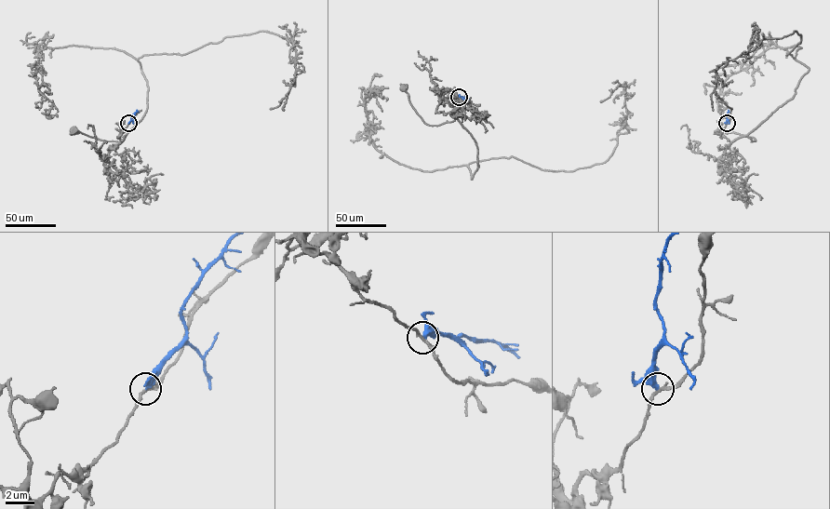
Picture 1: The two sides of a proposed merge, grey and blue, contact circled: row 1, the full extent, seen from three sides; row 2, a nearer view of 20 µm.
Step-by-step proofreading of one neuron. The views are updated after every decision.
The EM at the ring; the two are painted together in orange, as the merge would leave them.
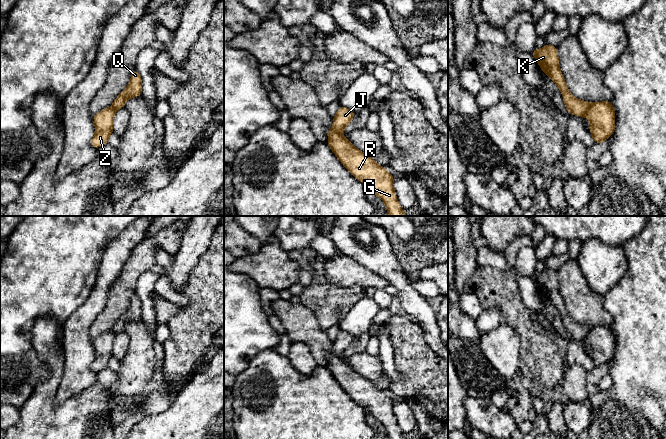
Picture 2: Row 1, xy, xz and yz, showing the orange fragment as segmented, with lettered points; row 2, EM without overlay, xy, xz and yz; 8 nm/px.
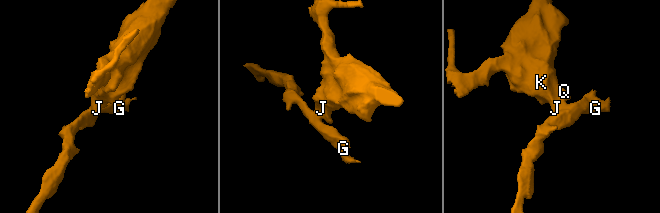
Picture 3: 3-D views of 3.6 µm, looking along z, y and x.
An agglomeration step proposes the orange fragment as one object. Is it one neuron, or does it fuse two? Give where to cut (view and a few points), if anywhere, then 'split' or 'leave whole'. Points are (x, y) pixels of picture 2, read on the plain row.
yz (593, 327), (582, 339) | split

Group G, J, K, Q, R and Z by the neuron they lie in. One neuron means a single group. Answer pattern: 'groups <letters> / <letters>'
groups G R Z / J K Q

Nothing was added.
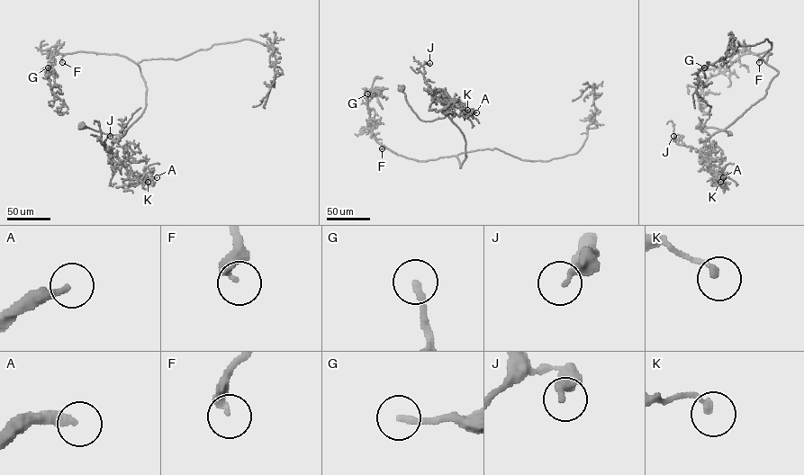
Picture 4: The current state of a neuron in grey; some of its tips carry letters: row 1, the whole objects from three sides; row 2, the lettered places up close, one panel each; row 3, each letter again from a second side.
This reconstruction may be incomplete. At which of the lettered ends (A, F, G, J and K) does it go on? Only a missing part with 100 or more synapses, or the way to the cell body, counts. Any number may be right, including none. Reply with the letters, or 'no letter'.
A

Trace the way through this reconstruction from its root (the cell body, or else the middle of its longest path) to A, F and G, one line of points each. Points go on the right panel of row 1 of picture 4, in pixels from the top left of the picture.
A: (700, 126), (731, 133), (717, 131), (702, 148), (714, 174), (723, 177)
F: (700, 126), (731, 135), (725, 129), (764, 97), (778, 72), (766, 63), (770, 52), (757, 54), (759, 62)
G: (700, 126), (731, 135), (725, 129), (764, 97), (778, 72), (767, 51), (704, 67)

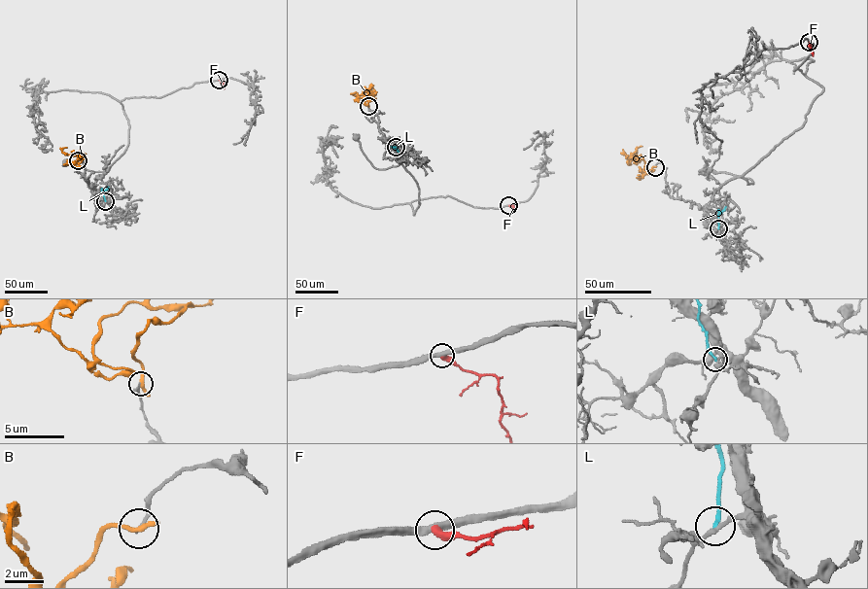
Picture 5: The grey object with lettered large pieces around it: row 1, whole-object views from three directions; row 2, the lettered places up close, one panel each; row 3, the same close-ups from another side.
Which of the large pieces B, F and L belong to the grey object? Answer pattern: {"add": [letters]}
{"add": []}

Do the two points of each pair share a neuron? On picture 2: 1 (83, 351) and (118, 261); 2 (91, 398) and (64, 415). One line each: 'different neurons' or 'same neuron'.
1: same neuron
2: same neuron

